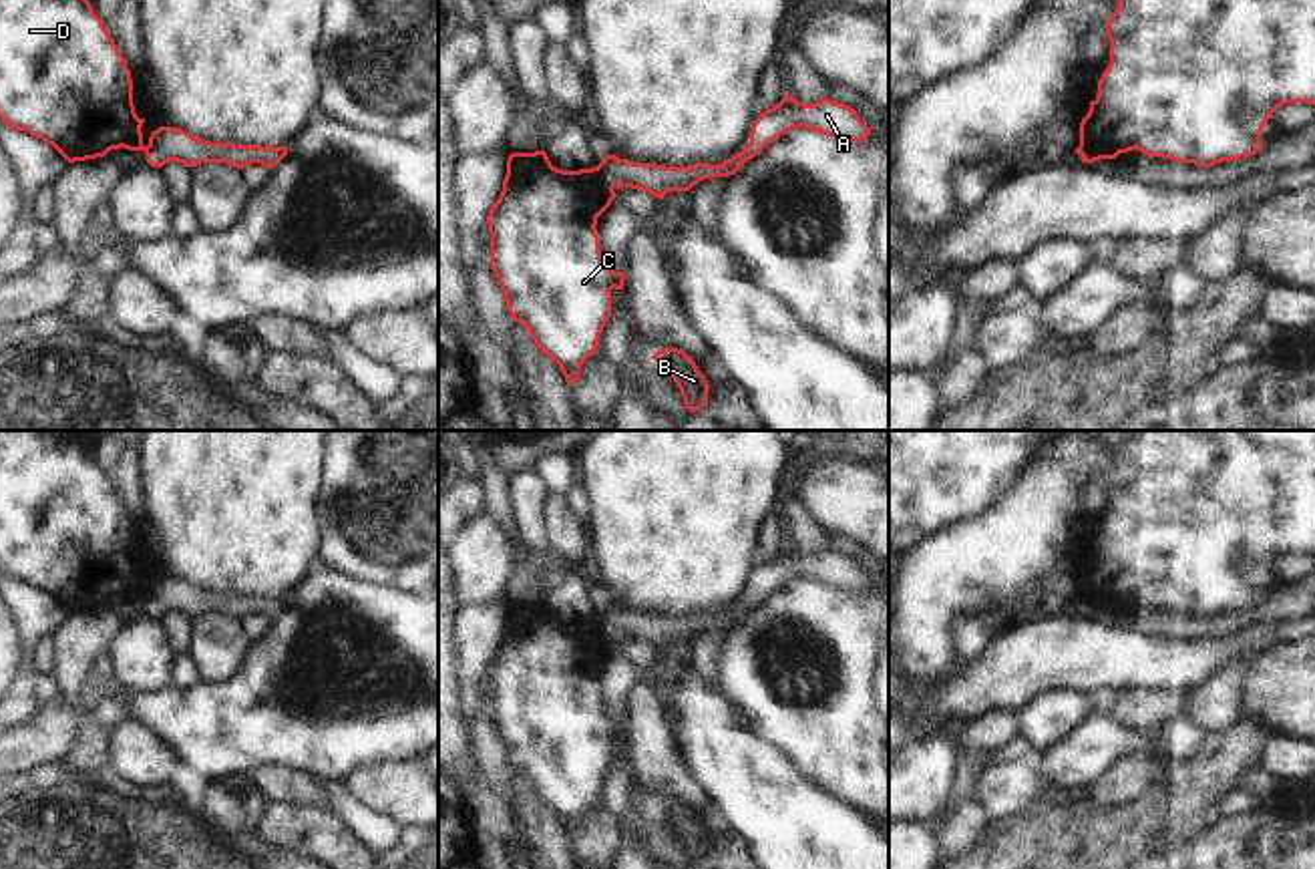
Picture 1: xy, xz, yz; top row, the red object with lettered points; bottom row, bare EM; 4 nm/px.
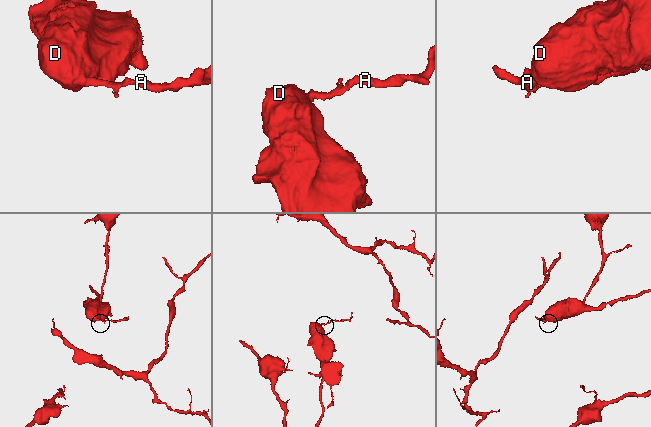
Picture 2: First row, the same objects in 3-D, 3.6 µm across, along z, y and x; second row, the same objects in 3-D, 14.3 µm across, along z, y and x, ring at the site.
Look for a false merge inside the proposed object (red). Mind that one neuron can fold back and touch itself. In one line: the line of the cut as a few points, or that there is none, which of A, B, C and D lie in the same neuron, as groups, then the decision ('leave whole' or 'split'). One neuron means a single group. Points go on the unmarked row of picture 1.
cut in xz along (594, 618), (604, 632), (614, 636); A / B C D; split

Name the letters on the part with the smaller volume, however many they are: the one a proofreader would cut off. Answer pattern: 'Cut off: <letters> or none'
Cut off: A

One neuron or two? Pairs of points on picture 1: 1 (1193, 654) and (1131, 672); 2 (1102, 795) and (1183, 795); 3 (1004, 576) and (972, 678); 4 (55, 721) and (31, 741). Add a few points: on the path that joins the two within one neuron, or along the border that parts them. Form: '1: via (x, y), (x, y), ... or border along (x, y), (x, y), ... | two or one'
1: via (1177, 662), (1147, 662) | one
2: border along (1167, 767), (1122, 805), (1092, 801) | two
3: border along (966, 660), (940, 686), (929, 690) | two
4: via (49, 727), (37, 739) | one

